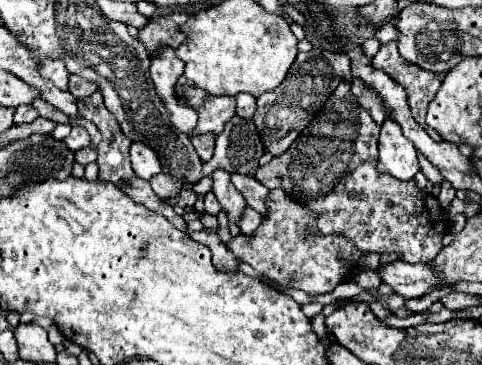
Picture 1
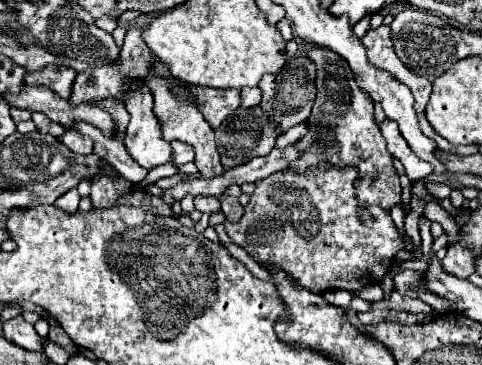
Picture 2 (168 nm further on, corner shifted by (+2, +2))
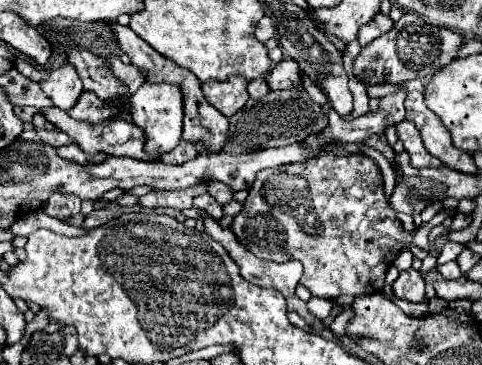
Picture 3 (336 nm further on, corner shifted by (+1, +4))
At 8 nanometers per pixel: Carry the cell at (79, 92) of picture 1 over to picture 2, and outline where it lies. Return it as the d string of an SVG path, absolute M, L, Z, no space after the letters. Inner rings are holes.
M130 28L126 32L126 38L124 38L124 44L122 44L122 52L120 52L120 62L118 64L110 64L110 66L102 66L102 68L92 68L92 70L86 70L86 72L80 72L72 84L72 94L70 94L70 100L72 104L86 104L86 102L92 102L92 100L100 100L100 98L118 98L118 100L124 100L126 98L126 92L128 92L128 82L134 80L134 78L146 78L152 70L152 64L154 64L154 54L150 52L150 48L146 46L144 38L142 38L142 32L146 28Z

